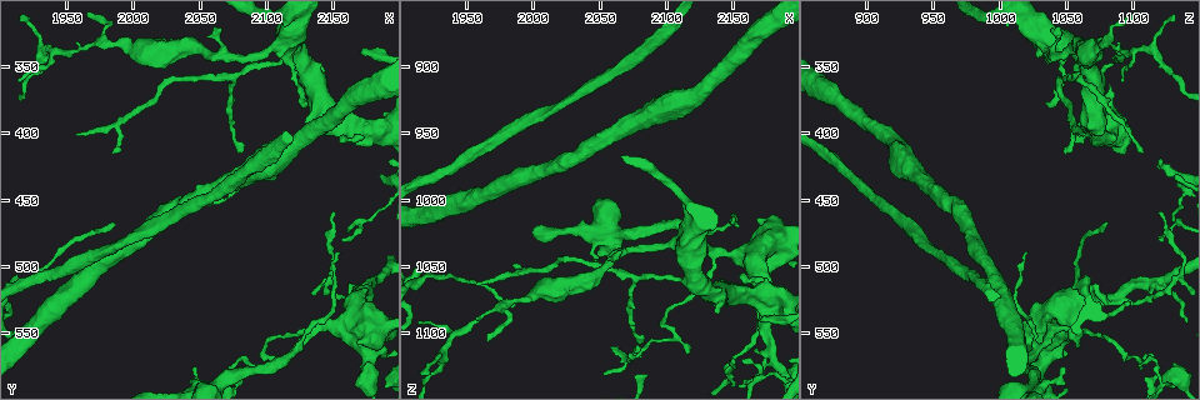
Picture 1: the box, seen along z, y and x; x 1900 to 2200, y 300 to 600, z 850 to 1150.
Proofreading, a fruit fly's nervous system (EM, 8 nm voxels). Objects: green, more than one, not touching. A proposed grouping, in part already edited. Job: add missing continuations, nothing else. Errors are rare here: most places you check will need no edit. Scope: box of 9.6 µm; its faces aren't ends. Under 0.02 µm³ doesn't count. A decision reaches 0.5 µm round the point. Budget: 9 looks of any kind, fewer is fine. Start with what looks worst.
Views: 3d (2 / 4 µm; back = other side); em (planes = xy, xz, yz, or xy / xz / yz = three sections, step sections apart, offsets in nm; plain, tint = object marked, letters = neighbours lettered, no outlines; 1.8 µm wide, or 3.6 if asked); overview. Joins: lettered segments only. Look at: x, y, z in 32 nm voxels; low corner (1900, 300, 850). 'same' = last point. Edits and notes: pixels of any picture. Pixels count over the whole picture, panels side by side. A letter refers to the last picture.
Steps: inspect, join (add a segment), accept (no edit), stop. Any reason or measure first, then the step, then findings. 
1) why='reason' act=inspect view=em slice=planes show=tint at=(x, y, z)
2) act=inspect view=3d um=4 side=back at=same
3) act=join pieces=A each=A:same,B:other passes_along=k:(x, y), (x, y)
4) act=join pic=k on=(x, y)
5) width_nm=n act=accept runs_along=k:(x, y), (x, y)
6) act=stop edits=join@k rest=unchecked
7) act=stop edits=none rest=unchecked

why='branch stops here' act=inspect view=em slice=planes show=letters at=(2138, 346, 1086)

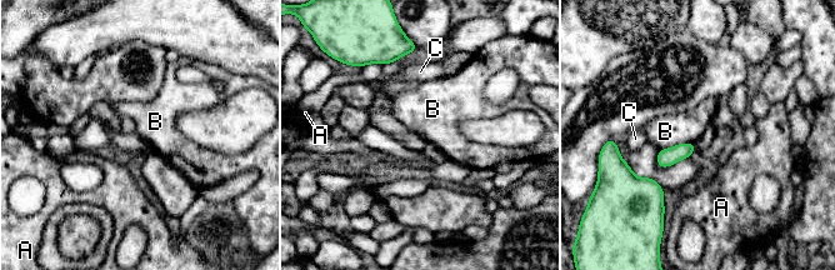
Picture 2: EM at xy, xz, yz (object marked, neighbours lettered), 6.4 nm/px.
longest_contact=B:240nm act=accept each=A:other,B:other,C:other border=2:(693, 141), (679, 143), (659, 150) found='no lettered segment goes on from it'

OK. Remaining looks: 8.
why='side arm on a straight run' act=inspect view=em slice=planes show=letters at=(2162, 522, 1080)

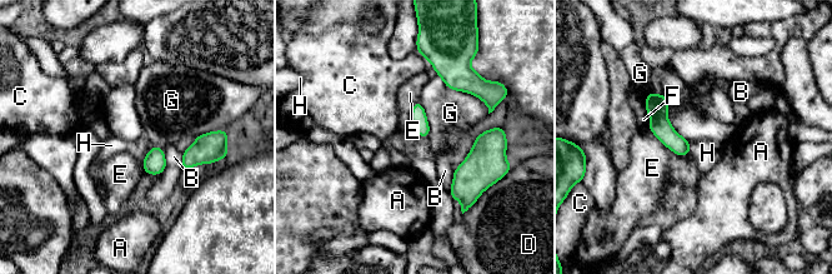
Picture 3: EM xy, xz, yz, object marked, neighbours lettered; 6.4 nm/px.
act=accept each=A:other,B:other,C:other,D:other,E:other,F:other,G:other,H:other found='none of them fits'

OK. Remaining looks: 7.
why='an open end' act=inspect view=3d um=4 at=(2156, 482, 1122)

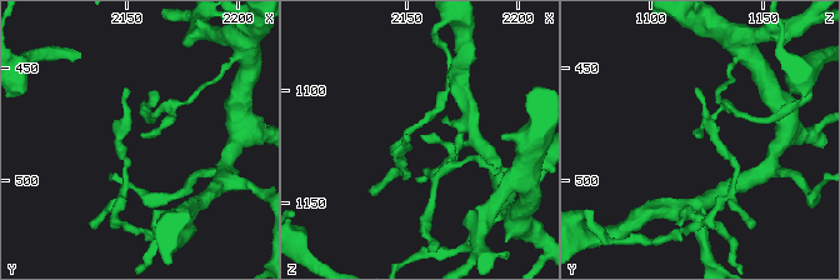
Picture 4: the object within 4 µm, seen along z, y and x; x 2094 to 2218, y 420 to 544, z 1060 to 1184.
act=inspect view=em slice=planes show=letters at=(2156, 481, 1123)

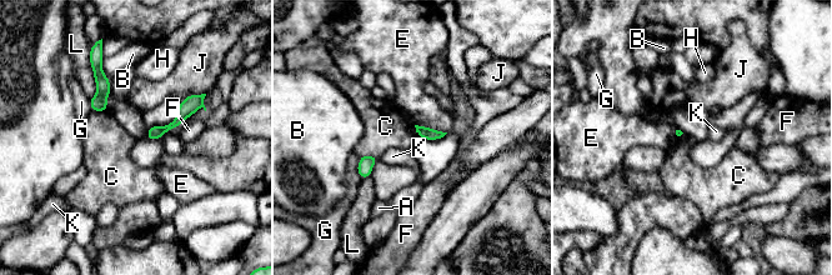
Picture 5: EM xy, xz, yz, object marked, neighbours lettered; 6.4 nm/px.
act=accept each=A:other,B:other,C:other,E:other,F:other,G:other,H:other,J:other,K:other,L:other border=5:(108, 109), (91, 111) found='no lettered segment goes on from it'

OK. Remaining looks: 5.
why='an open end' act=inspect view=em slice=yz step=4 show=tint at=(2152, 490, 1022)

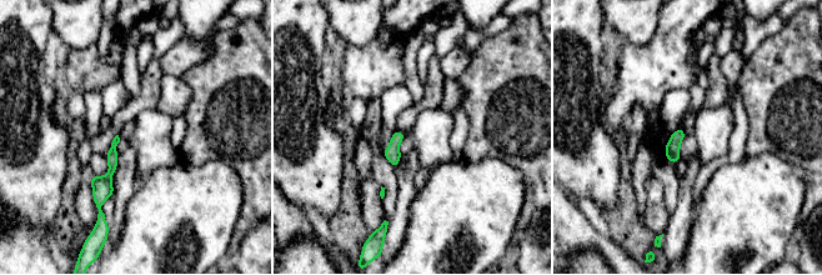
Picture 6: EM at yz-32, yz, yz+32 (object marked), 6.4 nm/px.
why='cut it another way' act=inspect view=em slice=planes show=letters at=same

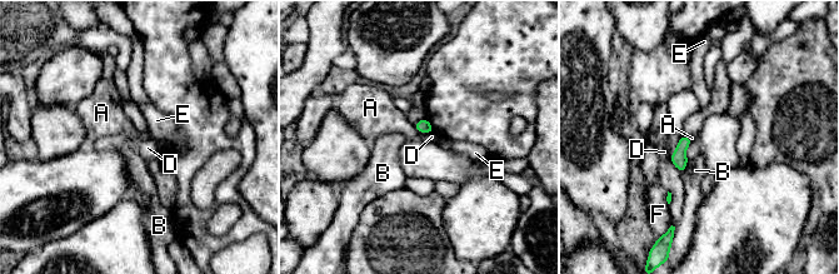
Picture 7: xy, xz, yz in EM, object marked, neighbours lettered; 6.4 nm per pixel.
act=accept each=A:other,B:other,D:other,E:other,F:other border=7:(683, 135), (677, 148), (668, 157) found='none of them fits'

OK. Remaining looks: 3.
act=stop edits=none rest=unchecked

